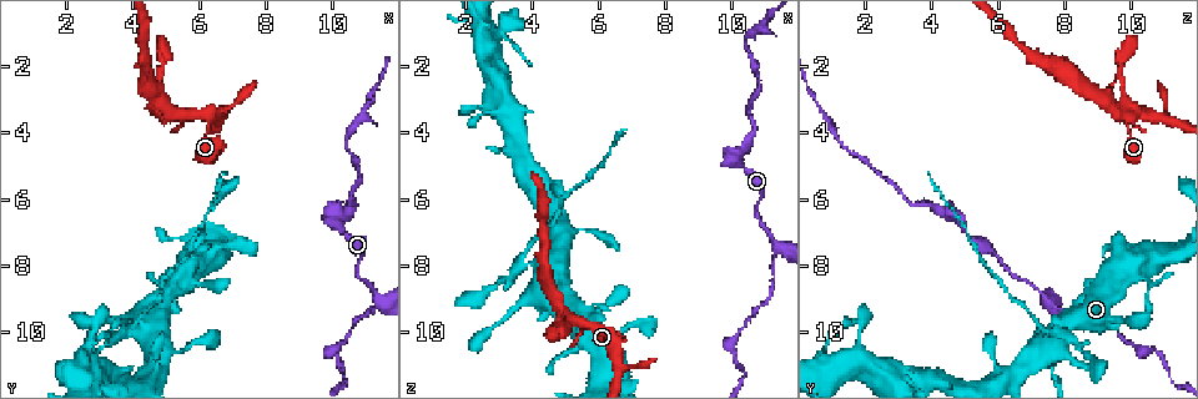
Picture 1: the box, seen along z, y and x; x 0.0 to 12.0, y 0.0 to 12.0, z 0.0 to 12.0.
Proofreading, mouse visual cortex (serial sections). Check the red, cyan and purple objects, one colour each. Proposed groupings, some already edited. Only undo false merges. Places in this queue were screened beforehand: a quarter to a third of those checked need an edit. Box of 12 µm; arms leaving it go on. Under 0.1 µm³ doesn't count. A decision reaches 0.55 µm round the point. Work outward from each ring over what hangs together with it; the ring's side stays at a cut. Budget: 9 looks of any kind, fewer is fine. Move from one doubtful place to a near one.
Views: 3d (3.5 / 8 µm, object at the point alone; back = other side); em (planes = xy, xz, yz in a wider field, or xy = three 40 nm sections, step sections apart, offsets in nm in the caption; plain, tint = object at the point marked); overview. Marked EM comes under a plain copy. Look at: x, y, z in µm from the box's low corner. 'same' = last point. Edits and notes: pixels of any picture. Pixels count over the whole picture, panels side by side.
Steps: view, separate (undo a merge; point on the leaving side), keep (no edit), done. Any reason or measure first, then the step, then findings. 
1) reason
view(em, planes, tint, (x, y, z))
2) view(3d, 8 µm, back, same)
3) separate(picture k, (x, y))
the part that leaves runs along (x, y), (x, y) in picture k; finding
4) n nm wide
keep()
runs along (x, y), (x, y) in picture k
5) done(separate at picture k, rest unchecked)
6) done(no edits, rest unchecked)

three-way junction
view(3d, 3.5 µm, (6.4, 3.4, 10.3))

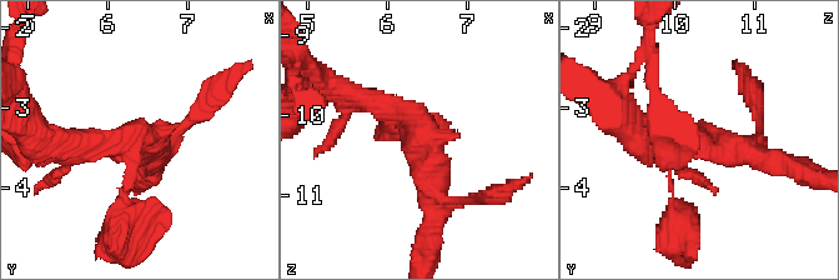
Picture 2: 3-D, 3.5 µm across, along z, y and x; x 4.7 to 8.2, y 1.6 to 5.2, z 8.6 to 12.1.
3 arms; arms of 100, 300, 350 nm
view(em, planes, tint, (6.35, 3.40, 10.30))

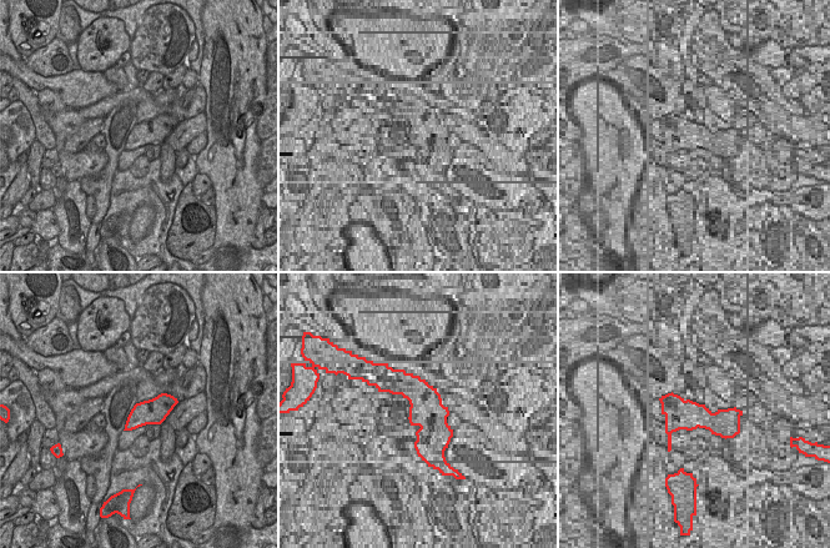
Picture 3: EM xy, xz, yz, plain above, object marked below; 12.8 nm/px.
keep()
runs along (408, 120), (431, 210) in picture 2; continuous, no second cell

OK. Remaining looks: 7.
small branch off a trunk
view(3d, 8 µm, (11.4, 8.9, 7.4))

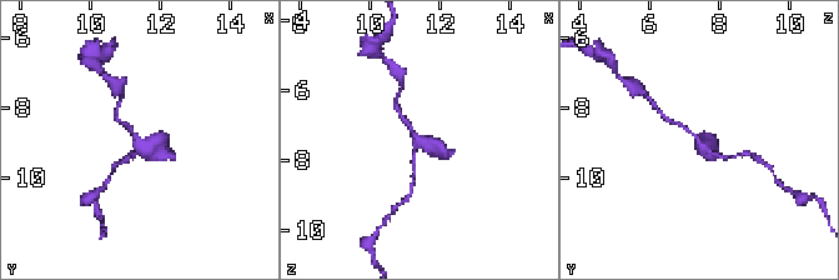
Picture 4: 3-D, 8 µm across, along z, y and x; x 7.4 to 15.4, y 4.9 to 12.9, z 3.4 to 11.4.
zoom in
view(3d, 3.5 µm, (11.3, 8.9, 7.3))

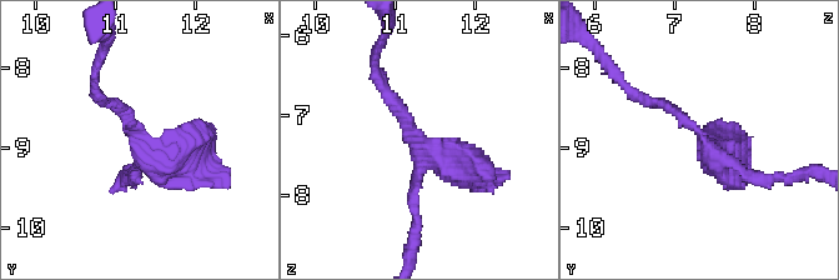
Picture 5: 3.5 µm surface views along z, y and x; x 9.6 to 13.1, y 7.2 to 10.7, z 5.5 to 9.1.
arms of 150, 150, 350, 350 nm
keep()
runs along (648, 98), (769, 178) in picture 5; all the same cell

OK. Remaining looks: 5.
view(3d, 3.5 µm, (10.0, 6.4, 4.7))

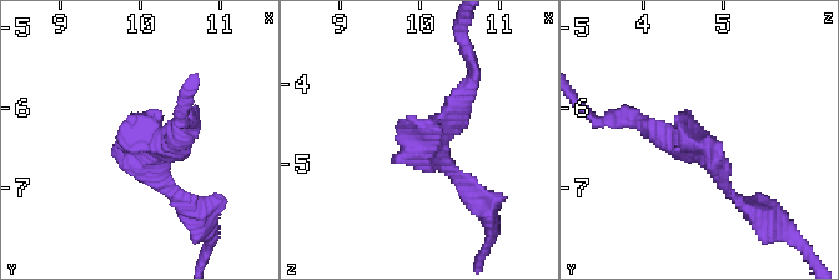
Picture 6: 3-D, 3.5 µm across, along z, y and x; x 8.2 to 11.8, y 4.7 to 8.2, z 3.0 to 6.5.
view(em, xy, step 2, tint, (10.10, 6.45, 4.65))

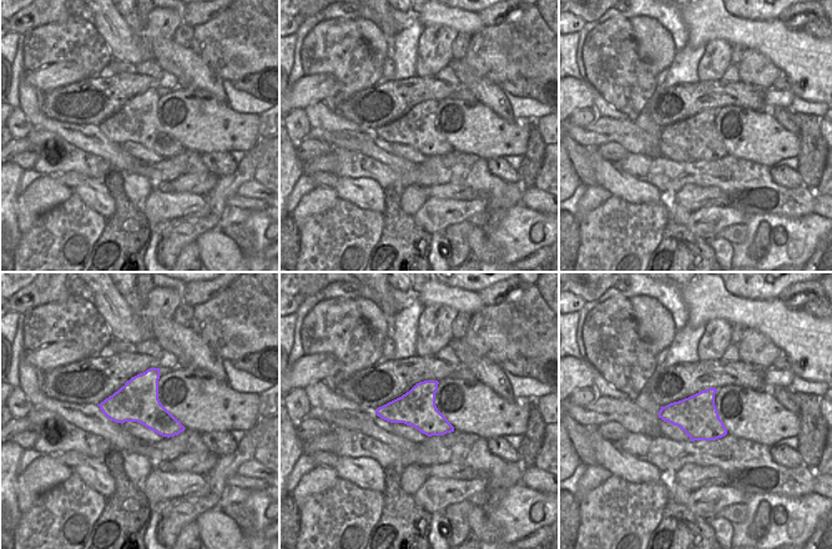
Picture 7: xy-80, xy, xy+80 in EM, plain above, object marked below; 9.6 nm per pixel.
360 nm wide
keep()
runs along (737, 198), (696, 140), (638, 121) in picture 6; one cell here

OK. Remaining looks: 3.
sharp bend
view(3d, 3.5 µm, (2.6, 11.3, 1.3))

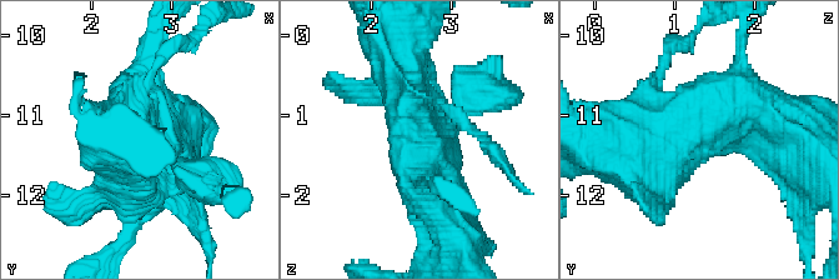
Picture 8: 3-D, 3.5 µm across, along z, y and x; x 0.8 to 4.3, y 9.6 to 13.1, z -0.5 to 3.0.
need the tissue
view(em, xy, step 2, tint, same)

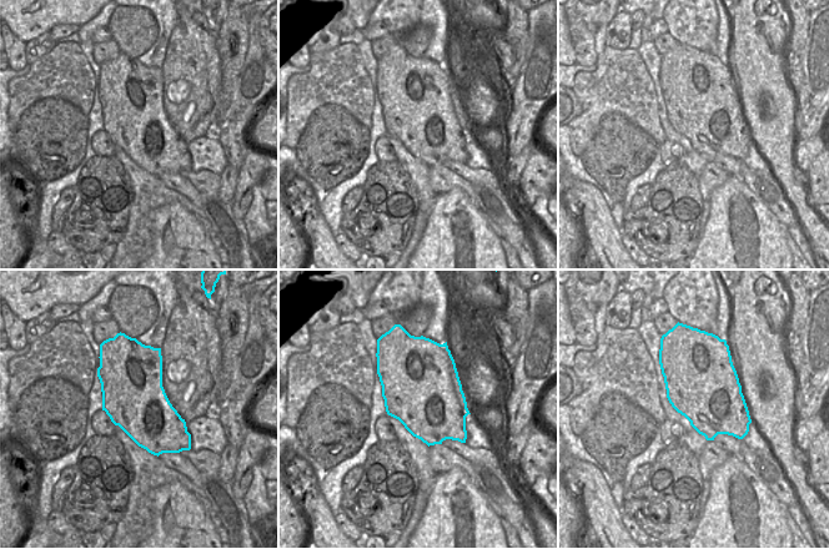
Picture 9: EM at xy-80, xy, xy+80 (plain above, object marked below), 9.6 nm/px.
keep()
runs along (772, 116), (667, 116), (641, 155) in picture 8; continuous, no second cell

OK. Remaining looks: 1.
done(no edits, rest unchecked)

